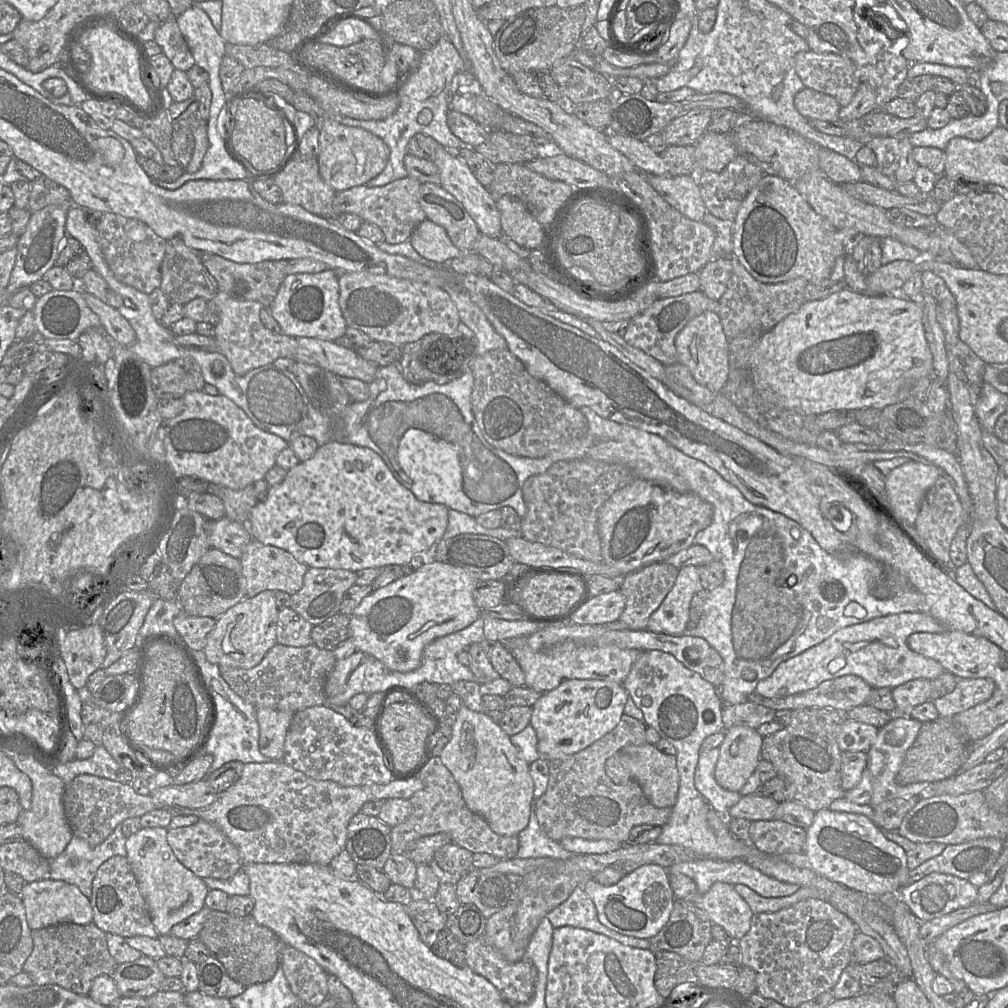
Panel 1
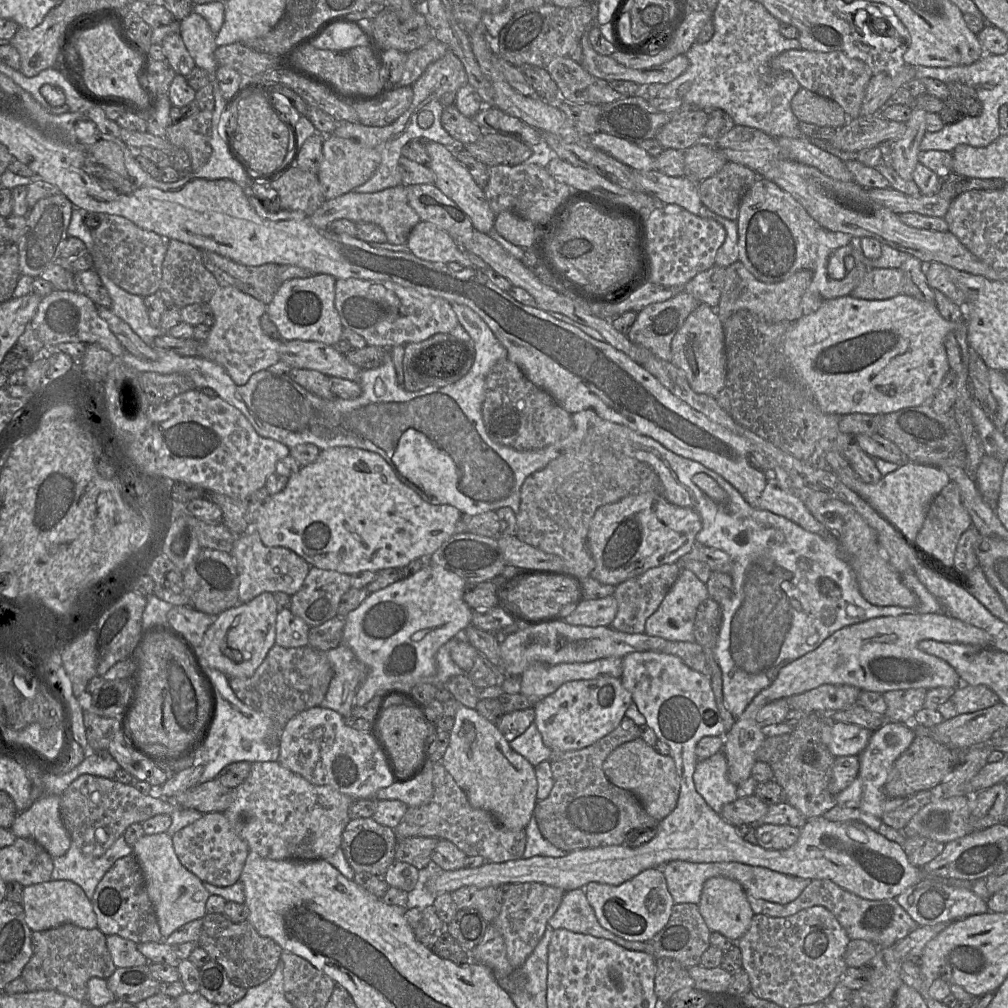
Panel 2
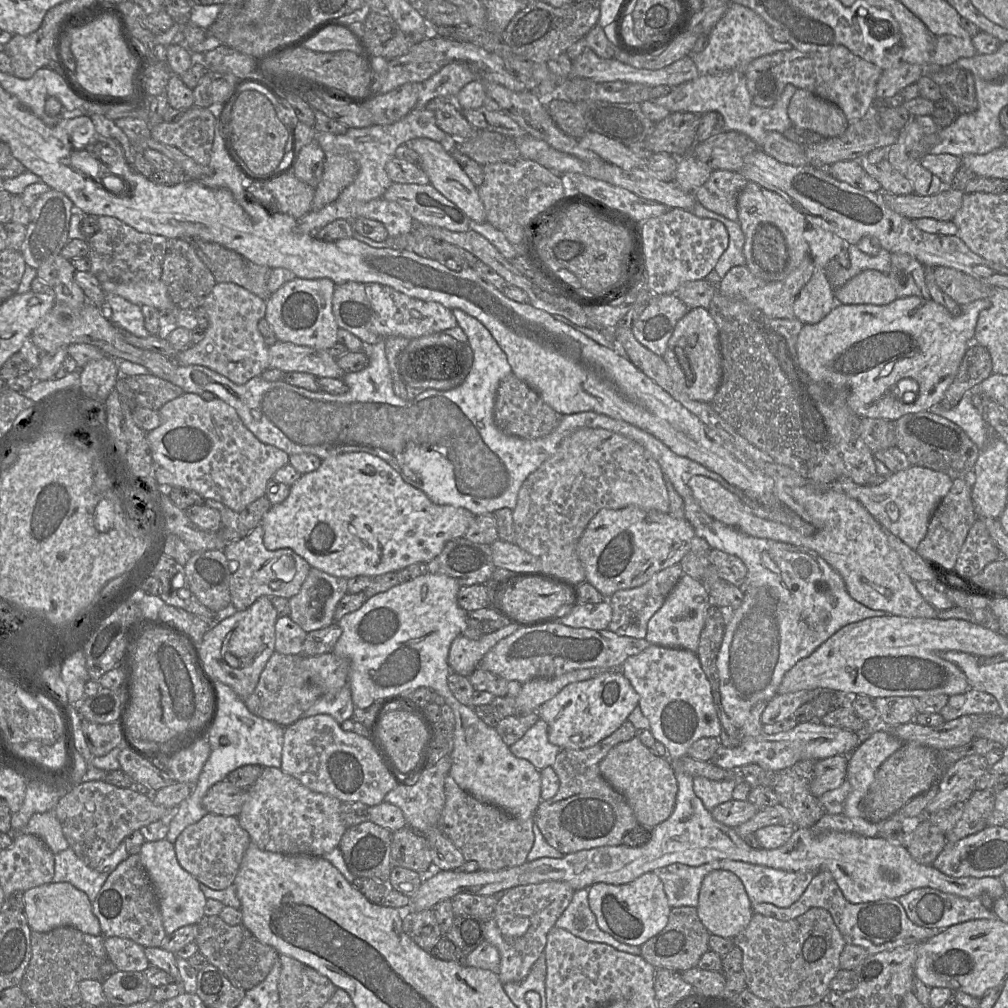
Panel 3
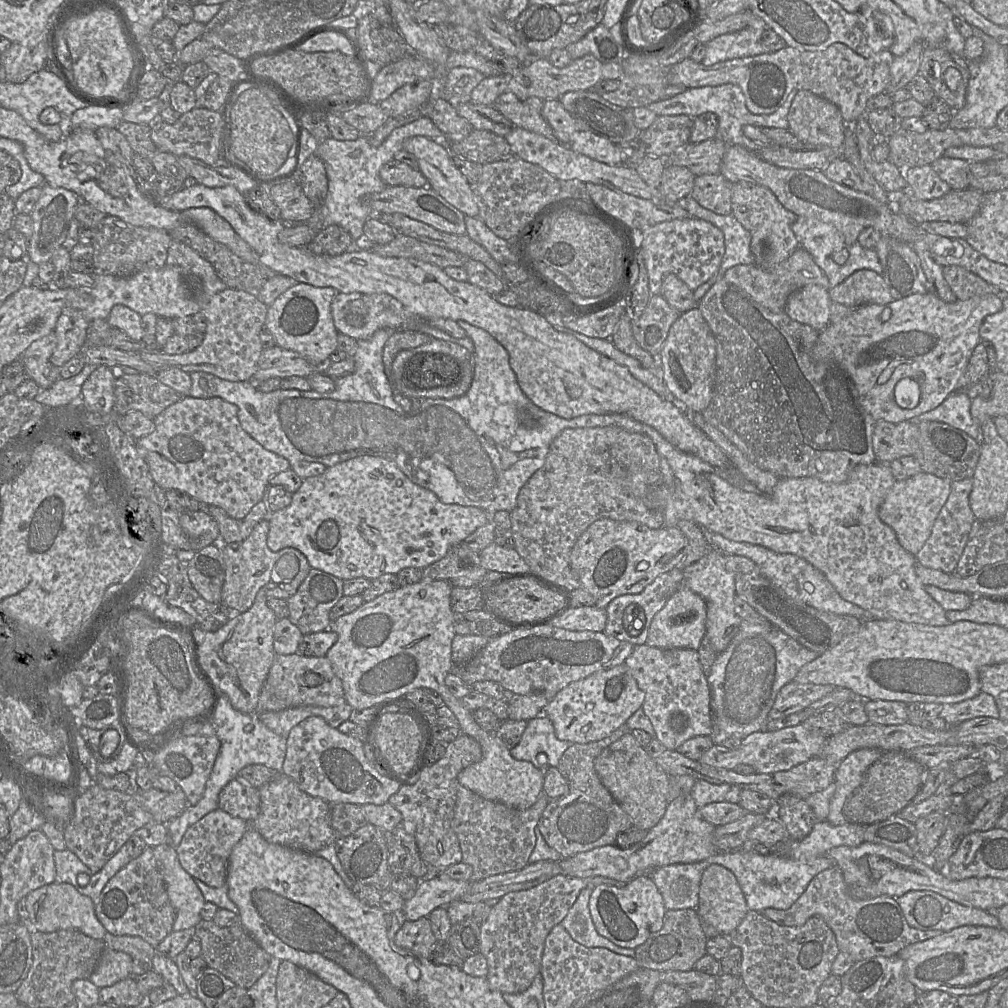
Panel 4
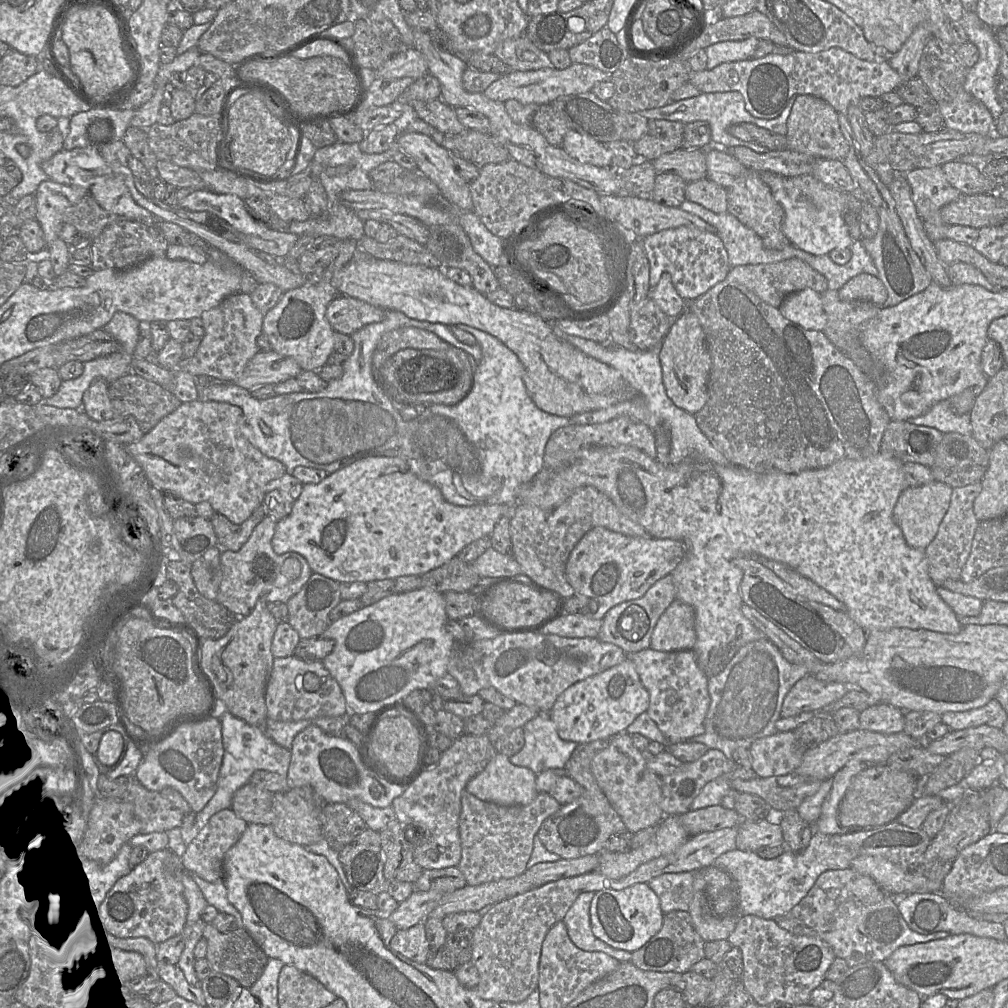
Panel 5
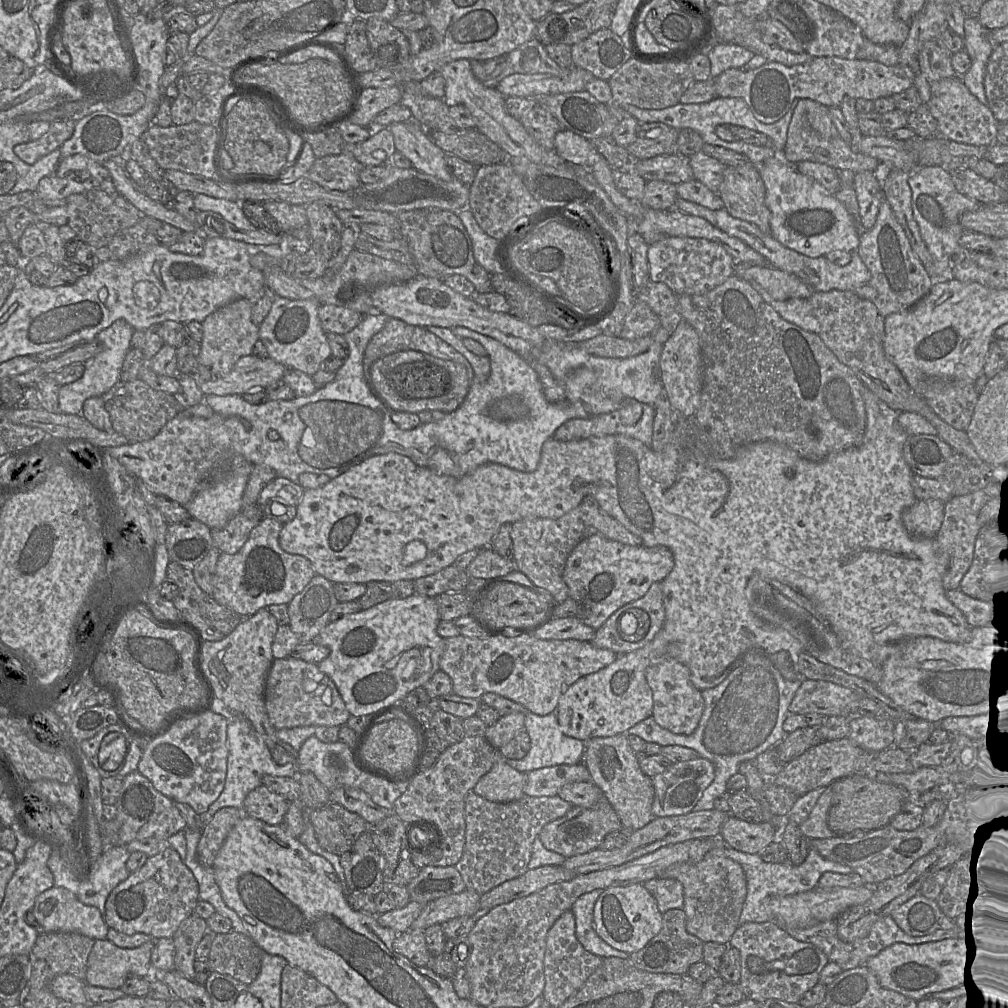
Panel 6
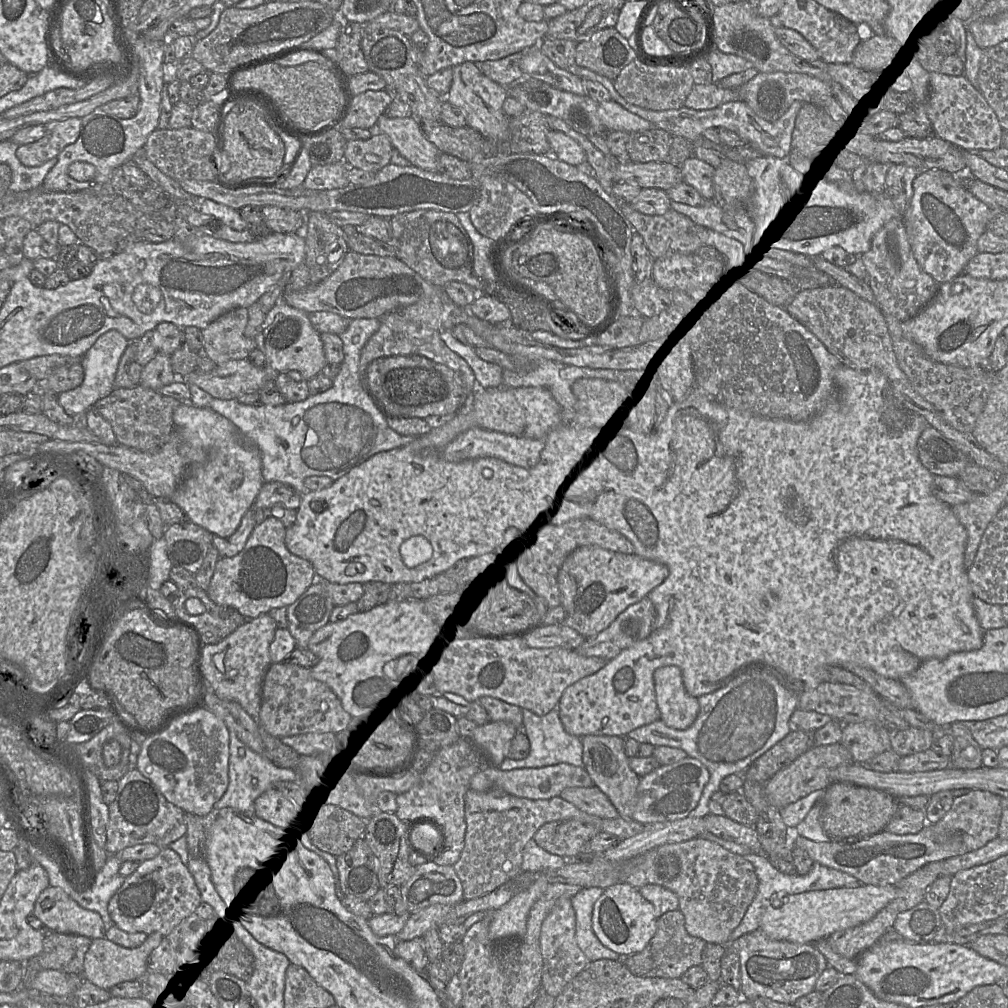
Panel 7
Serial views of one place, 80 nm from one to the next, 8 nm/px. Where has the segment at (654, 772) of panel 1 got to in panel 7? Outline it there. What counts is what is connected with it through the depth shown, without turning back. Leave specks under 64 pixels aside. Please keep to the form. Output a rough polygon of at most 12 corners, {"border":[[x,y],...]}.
{"border":[[581,737],[584,768],[624,819],[640,782],[625,737]]}

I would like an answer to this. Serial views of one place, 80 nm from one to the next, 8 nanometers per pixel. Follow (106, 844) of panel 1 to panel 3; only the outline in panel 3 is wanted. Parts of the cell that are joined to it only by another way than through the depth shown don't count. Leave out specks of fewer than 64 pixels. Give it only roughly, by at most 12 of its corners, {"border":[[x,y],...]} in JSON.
{"border":[[123,840],[98,867],[69,847],[54,856],[53,882],[68,882],[92,903],[129,856]]}

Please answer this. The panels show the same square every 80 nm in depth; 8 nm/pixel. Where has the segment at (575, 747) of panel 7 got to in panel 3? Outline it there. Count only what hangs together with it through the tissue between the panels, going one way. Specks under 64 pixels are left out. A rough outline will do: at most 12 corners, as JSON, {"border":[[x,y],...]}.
{"border":[[539,719],[511,753],[539,771],[554,764],[563,750],[548,739]]}

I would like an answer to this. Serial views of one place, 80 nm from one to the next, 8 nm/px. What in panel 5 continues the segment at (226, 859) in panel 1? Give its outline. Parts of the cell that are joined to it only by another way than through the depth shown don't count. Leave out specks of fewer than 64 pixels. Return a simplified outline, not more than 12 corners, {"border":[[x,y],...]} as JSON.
{"border":[[231,808],[210,817],[181,862],[207,882],[224,879],[226,852],[248,824]]}

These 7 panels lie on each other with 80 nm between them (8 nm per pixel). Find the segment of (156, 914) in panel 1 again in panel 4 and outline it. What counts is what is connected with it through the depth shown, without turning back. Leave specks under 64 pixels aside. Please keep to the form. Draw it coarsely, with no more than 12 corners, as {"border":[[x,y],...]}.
{"border":[[172,844],[153,853],[176,913],[173,931],[194,928],[206,902]]}

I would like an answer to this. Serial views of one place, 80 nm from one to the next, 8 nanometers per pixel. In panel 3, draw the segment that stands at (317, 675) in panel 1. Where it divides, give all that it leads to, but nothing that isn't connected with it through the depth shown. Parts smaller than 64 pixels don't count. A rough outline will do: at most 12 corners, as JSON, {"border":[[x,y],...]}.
{"border":[[275,651],[243,701],[287,727],[321,697],[302,654]]}

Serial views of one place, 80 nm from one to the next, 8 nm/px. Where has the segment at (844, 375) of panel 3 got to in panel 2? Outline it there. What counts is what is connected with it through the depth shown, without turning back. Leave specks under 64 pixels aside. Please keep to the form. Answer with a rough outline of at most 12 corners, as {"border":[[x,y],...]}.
{"border":[[904,294],[824,301],[783,349],[824,413],[930,402],[956,323]]}

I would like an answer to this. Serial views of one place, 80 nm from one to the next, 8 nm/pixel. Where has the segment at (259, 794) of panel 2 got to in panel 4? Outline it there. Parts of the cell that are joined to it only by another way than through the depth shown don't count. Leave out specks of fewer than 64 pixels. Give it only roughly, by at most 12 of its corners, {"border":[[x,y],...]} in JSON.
{"border":[[284,773],[258,789],[250,826],[315,853],[337,842],[330,803]]}

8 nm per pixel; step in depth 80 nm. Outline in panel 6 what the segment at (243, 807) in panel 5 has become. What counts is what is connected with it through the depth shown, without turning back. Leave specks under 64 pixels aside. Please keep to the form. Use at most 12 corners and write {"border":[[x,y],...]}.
{"border":[[260,785],[248,793],[243,813],[280,826],[289,807]]}

